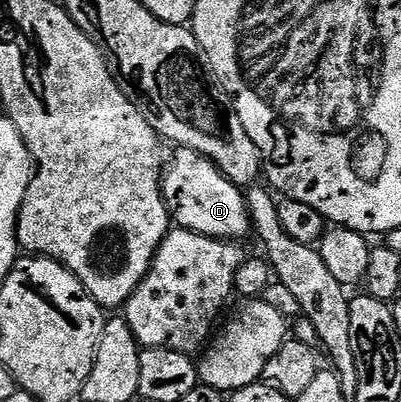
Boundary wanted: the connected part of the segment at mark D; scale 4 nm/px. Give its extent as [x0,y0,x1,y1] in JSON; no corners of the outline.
[161,147,251,240]

